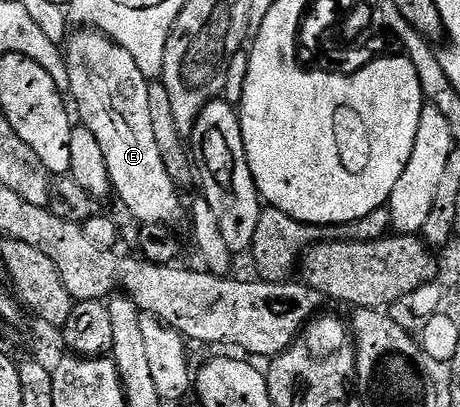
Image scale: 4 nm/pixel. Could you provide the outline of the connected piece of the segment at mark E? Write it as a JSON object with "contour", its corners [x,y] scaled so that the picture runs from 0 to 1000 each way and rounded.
{"contour":[[[198,66],[176,69],[174,81],[159,79],[143,101],[143,147],[148,155],[148,182],[152,184],[152,224],[157,226],[154,246],[165,248],[165,268],[174,275],[180,314],[204,322],[204,332],[213,342],[215,356],[222,359],[222,381],[230,381],[230,410],[239,420],[239,440],[243,442],[243,464],[248,474],[261,482],[259,496],[267,506],[278,506],[283,518],[291,523],[311,548],[320,545],[350,545],[354,550],[383,548],[391,531],[402,531],[404,504],[391,496],[391,474],[387,455],[374,442],[365,428],[363,405],[354,398],[352,373],[343,366],[343,349],[335,332],[335,297],[326,283],[326,224],[322,221],[324,192],[313,187],[311,174],[300,165],[300,155],[291,155],[291,135],[283,135],[283,125],[274,125],[252,101],[241,101],[228,81],[217,79],[213,71]]]}

